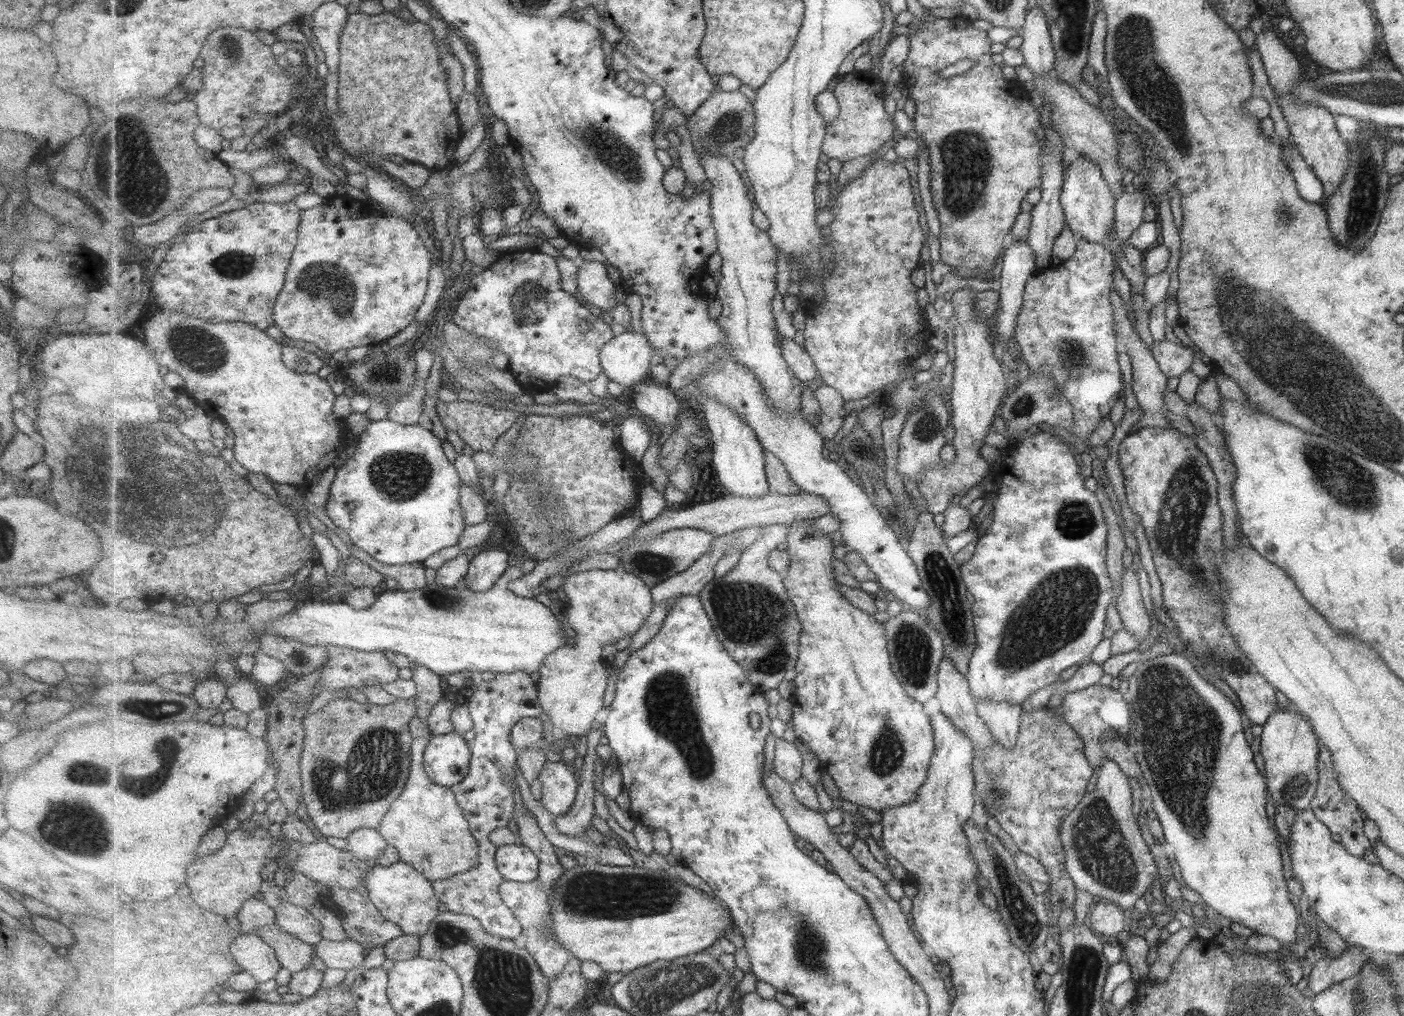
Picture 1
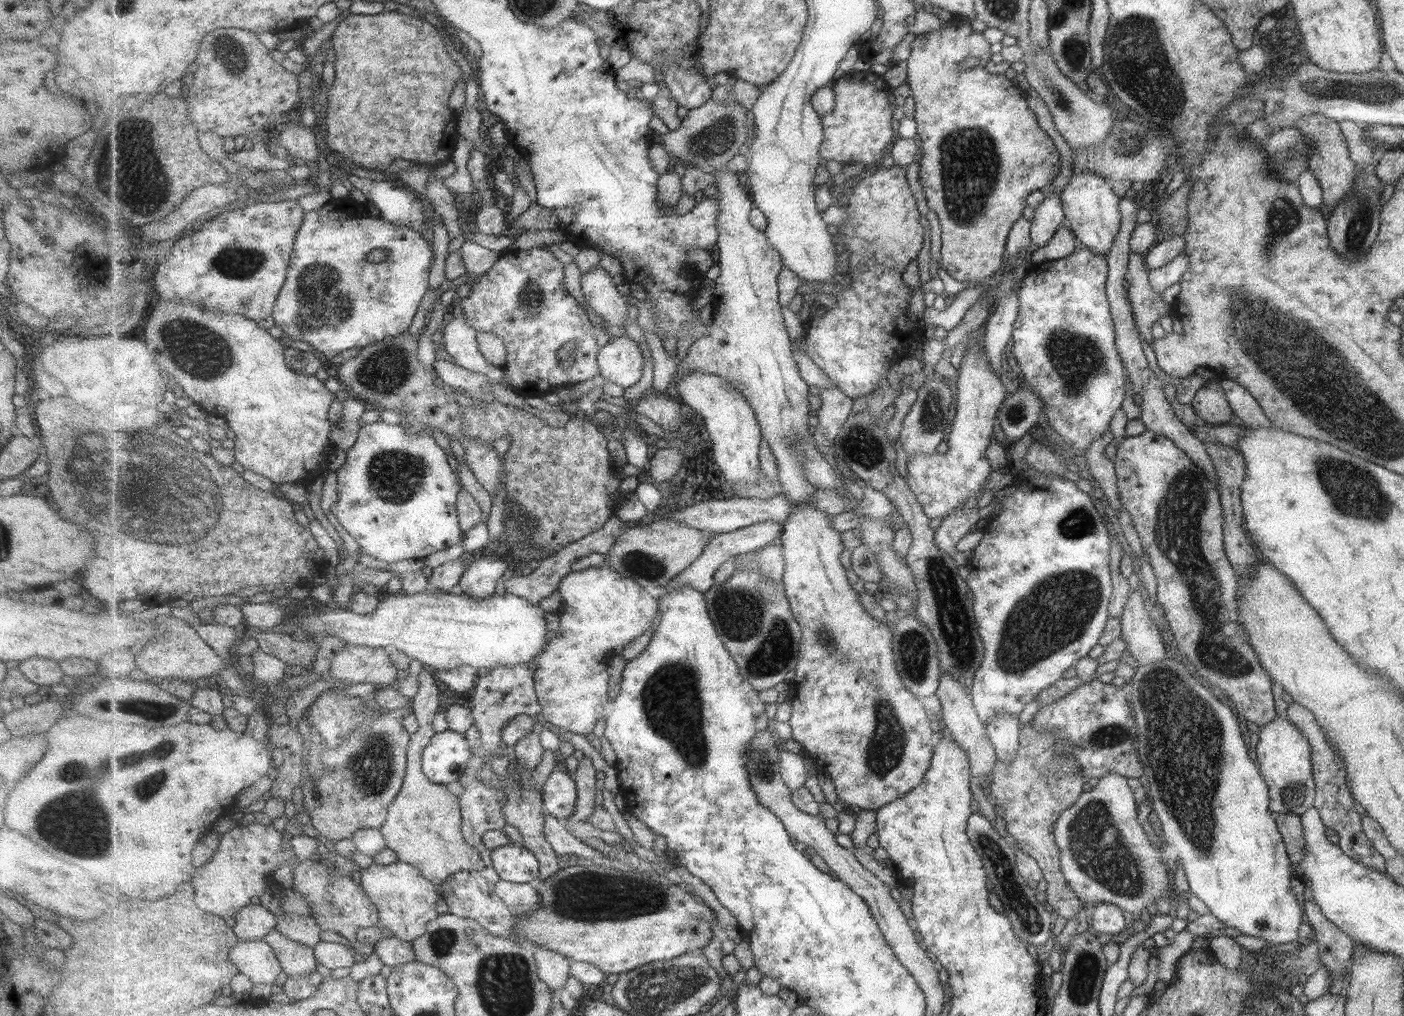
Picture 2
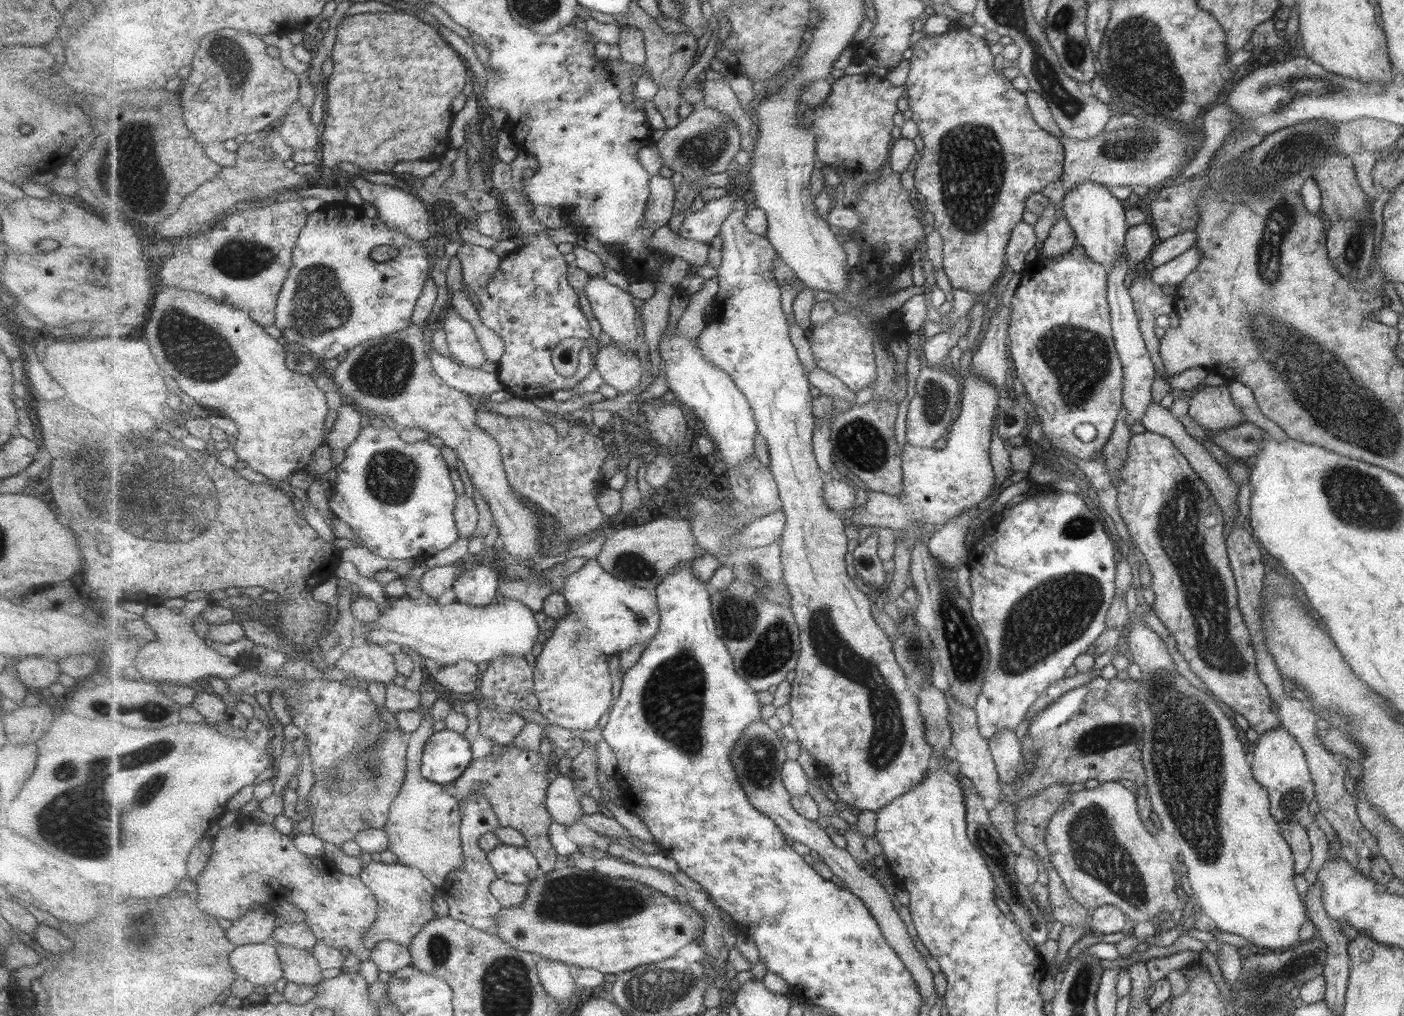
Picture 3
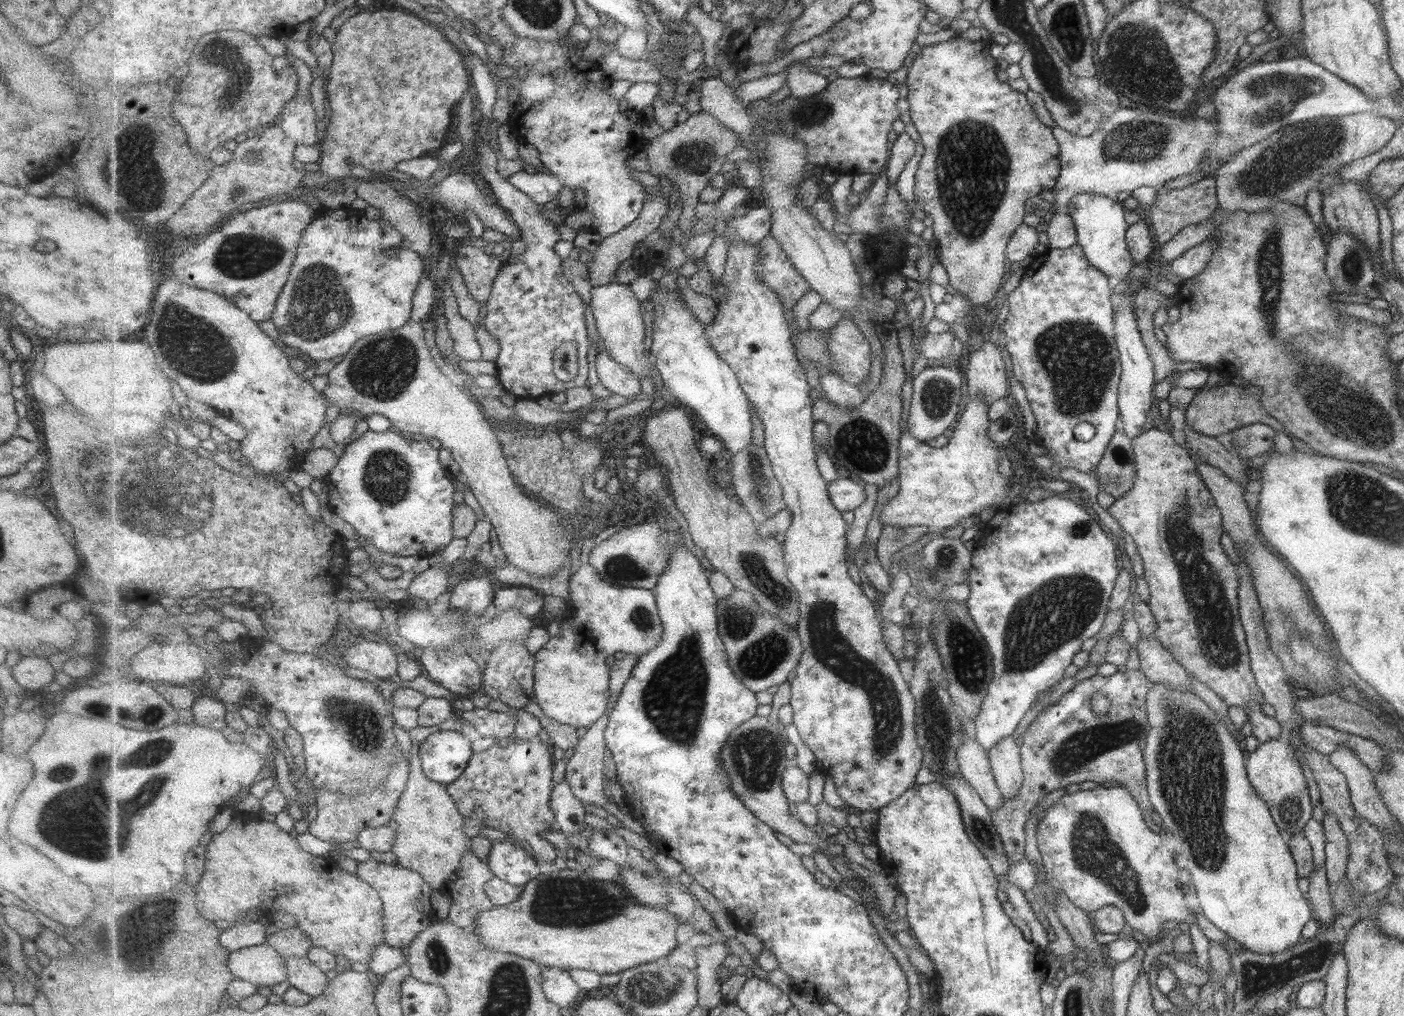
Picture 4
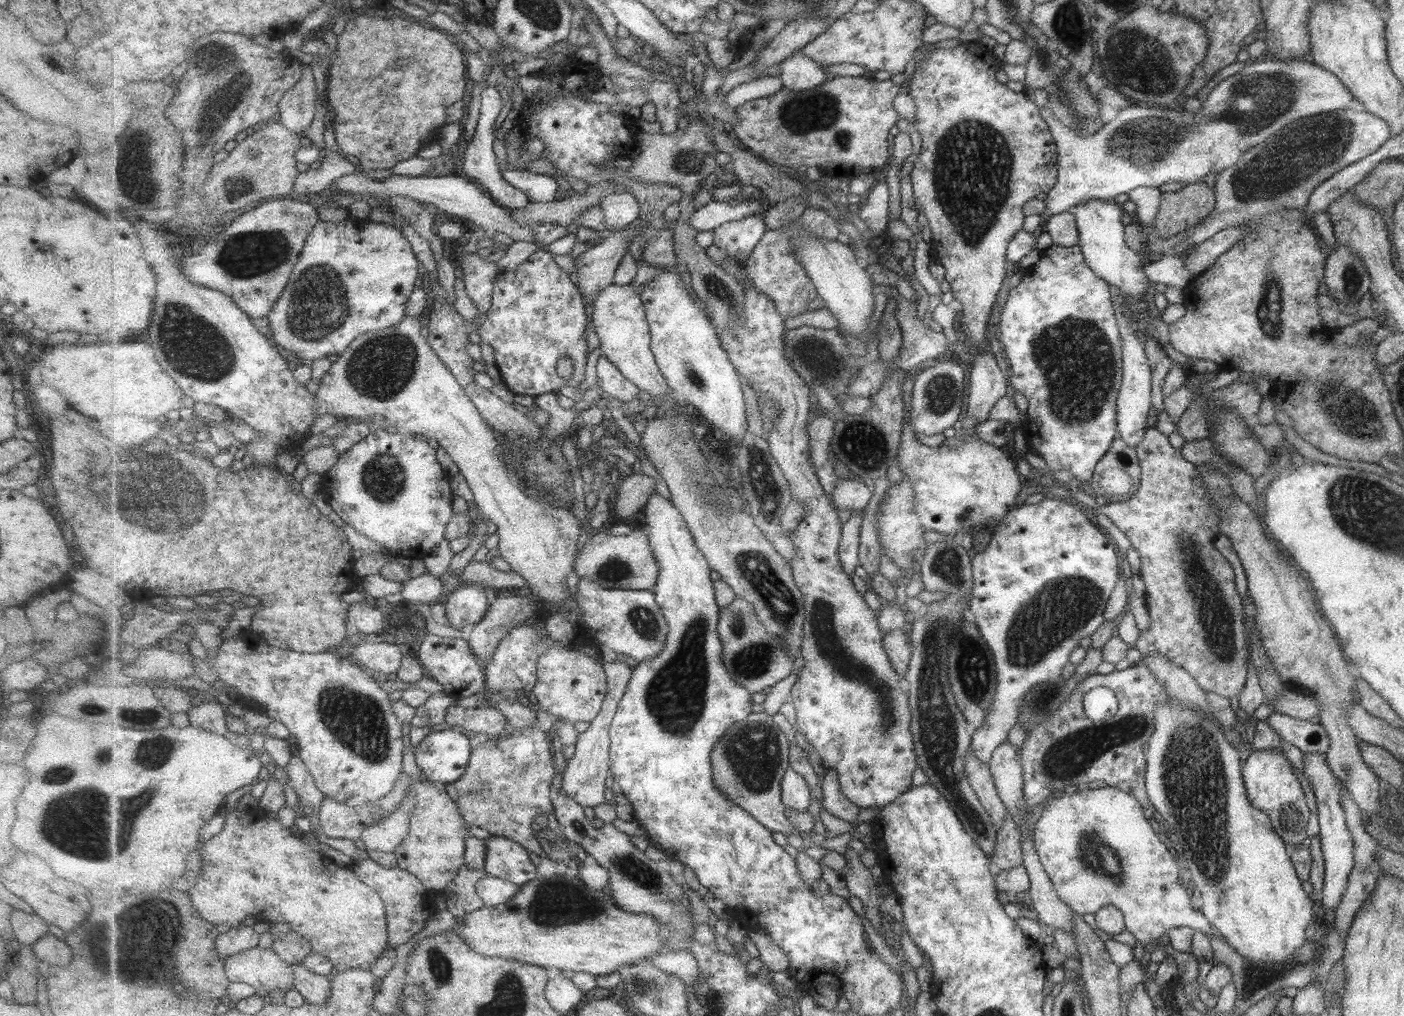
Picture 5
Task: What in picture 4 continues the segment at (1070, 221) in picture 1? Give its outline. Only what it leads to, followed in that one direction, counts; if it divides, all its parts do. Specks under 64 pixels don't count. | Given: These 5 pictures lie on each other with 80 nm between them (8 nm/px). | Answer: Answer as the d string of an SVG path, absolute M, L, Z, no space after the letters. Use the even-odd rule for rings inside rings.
M1086 193L1073 197L1064 210L1073 221L1076 245L1084 249L1088 263L1103 272L1105 276L1110 276L1114 282L1125 280L1135 263L1124 241L1124 234L1128 230L1127 223L1123 221L1124 209L1116 200Z

